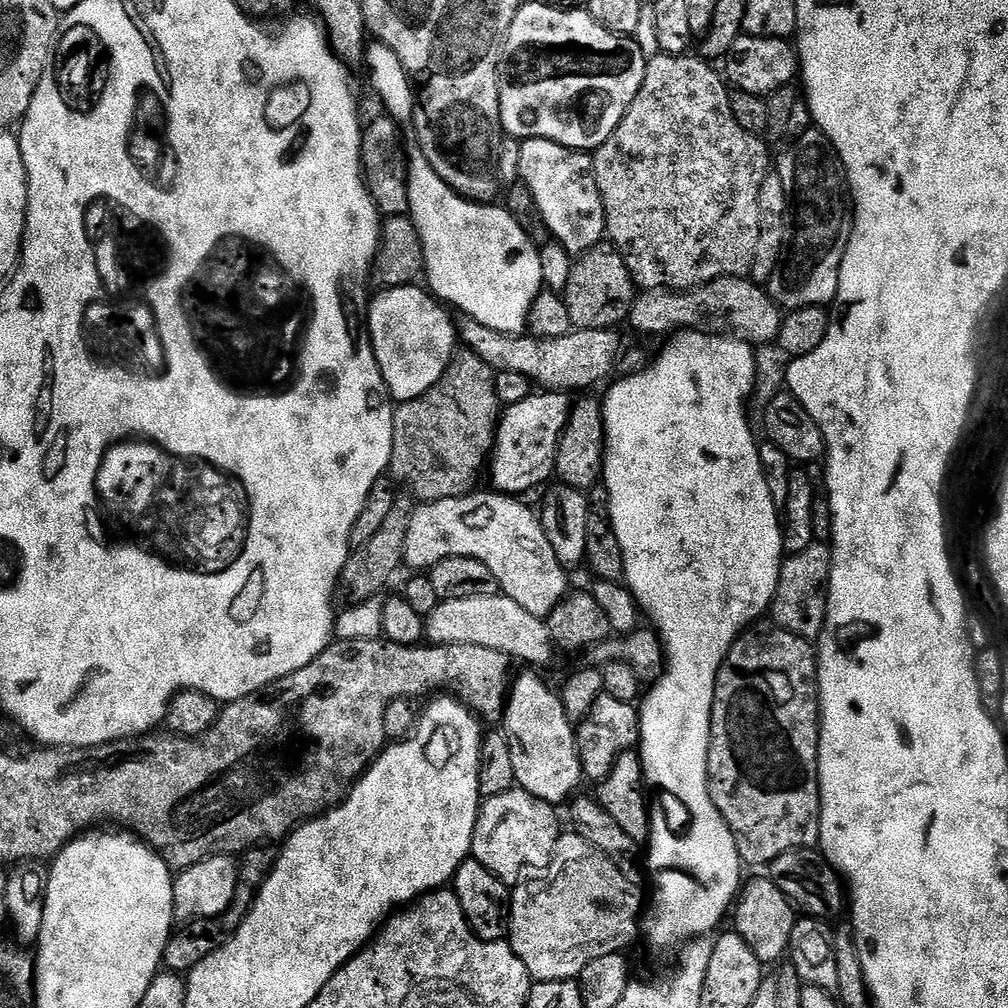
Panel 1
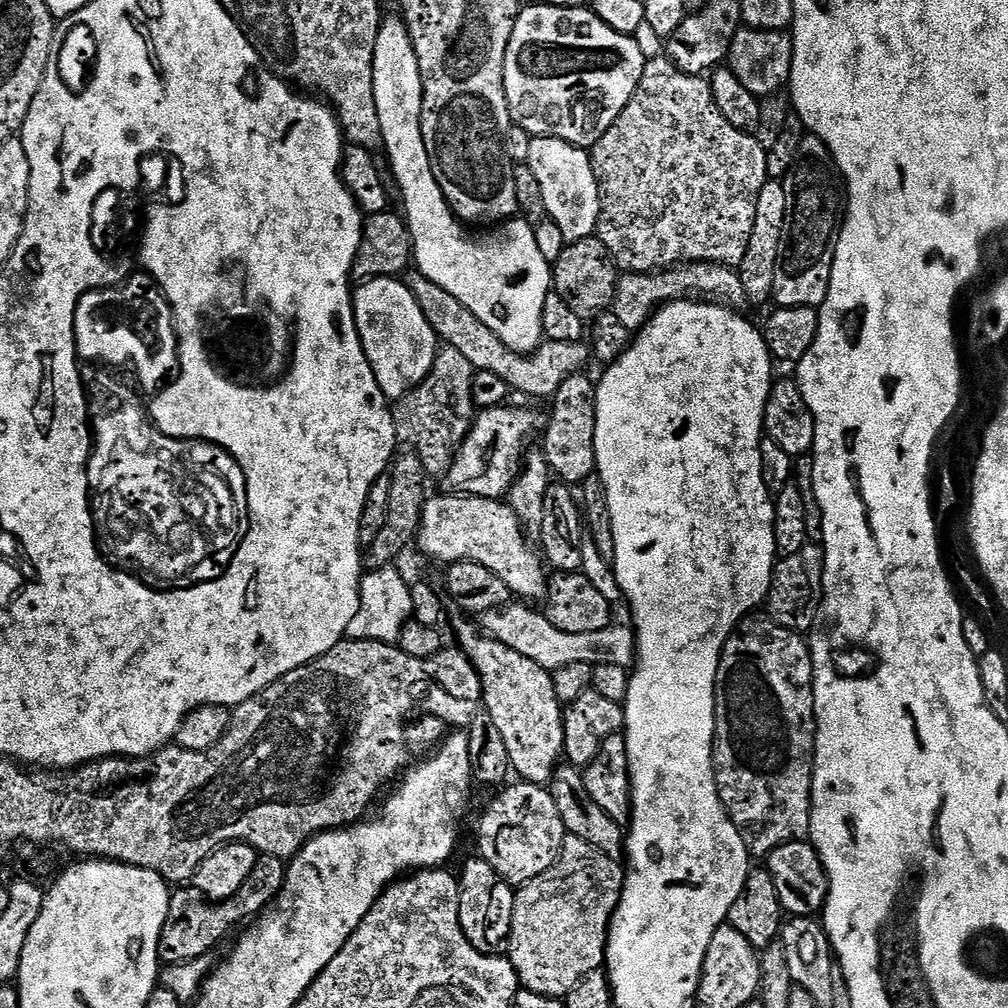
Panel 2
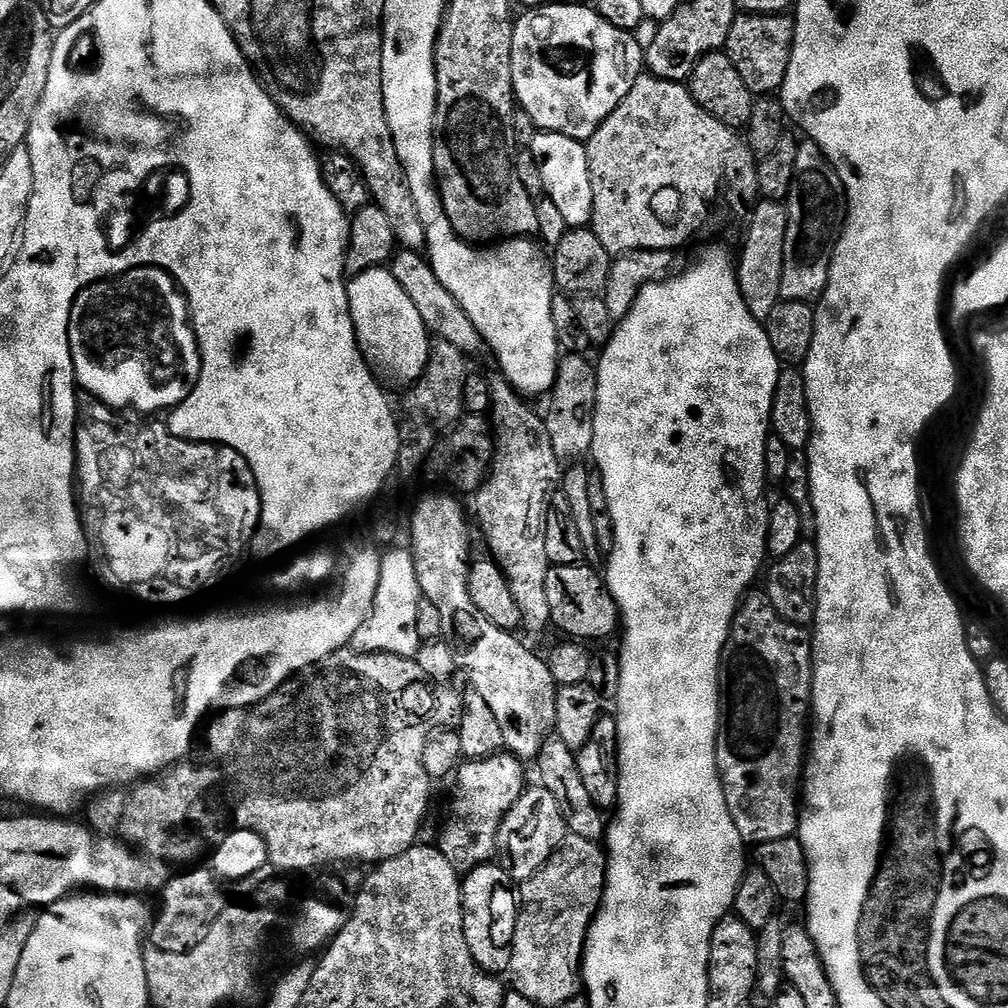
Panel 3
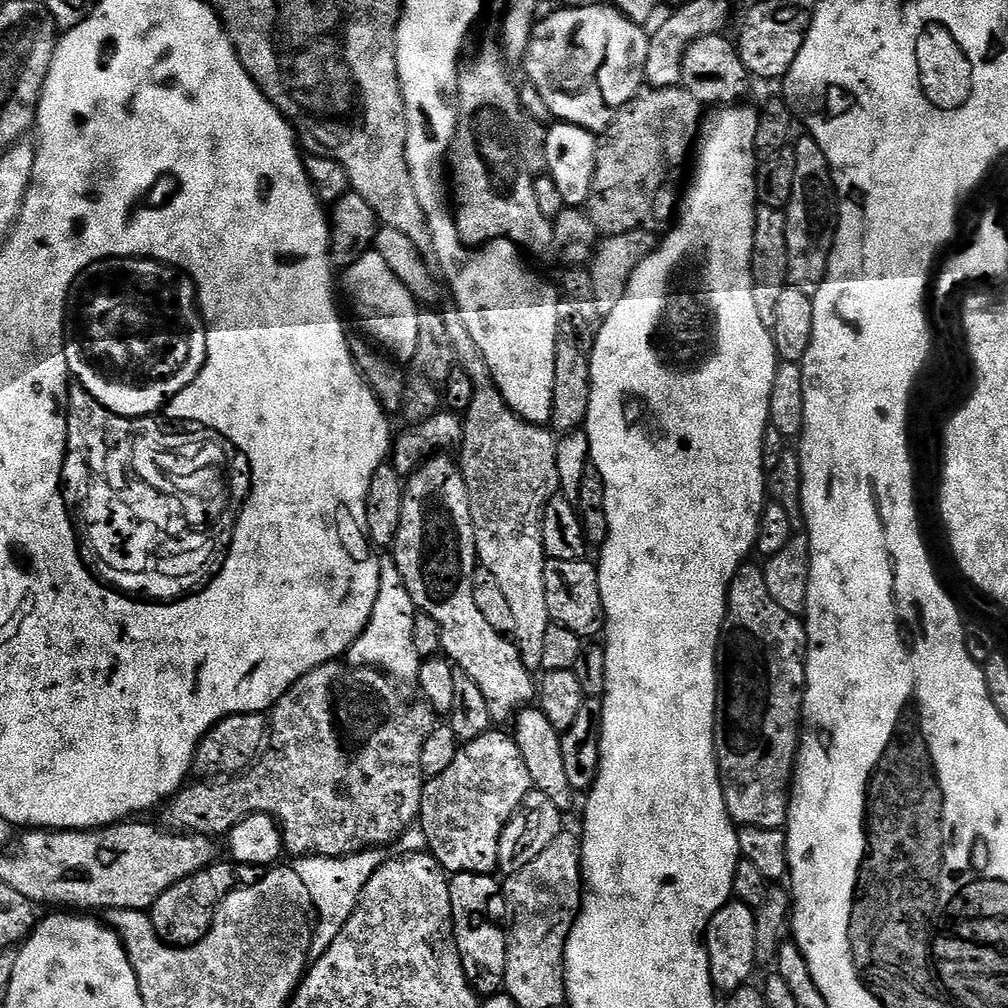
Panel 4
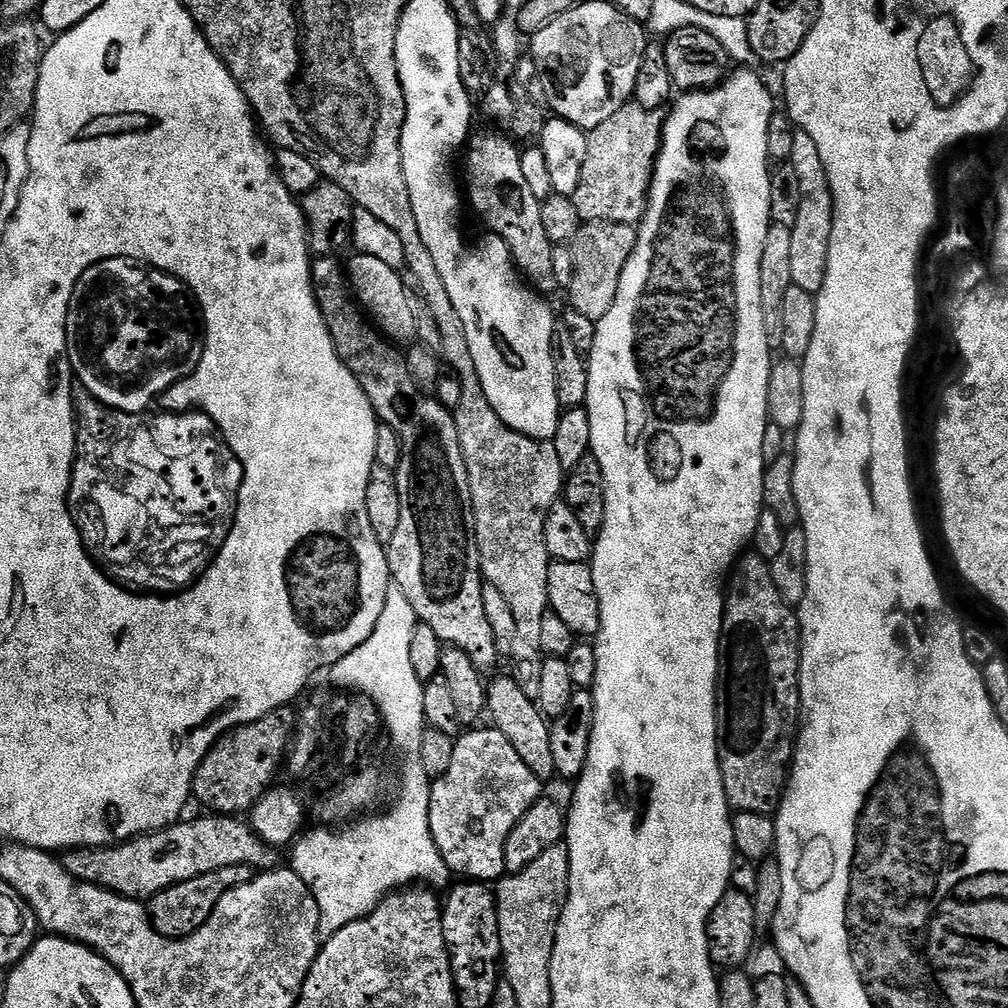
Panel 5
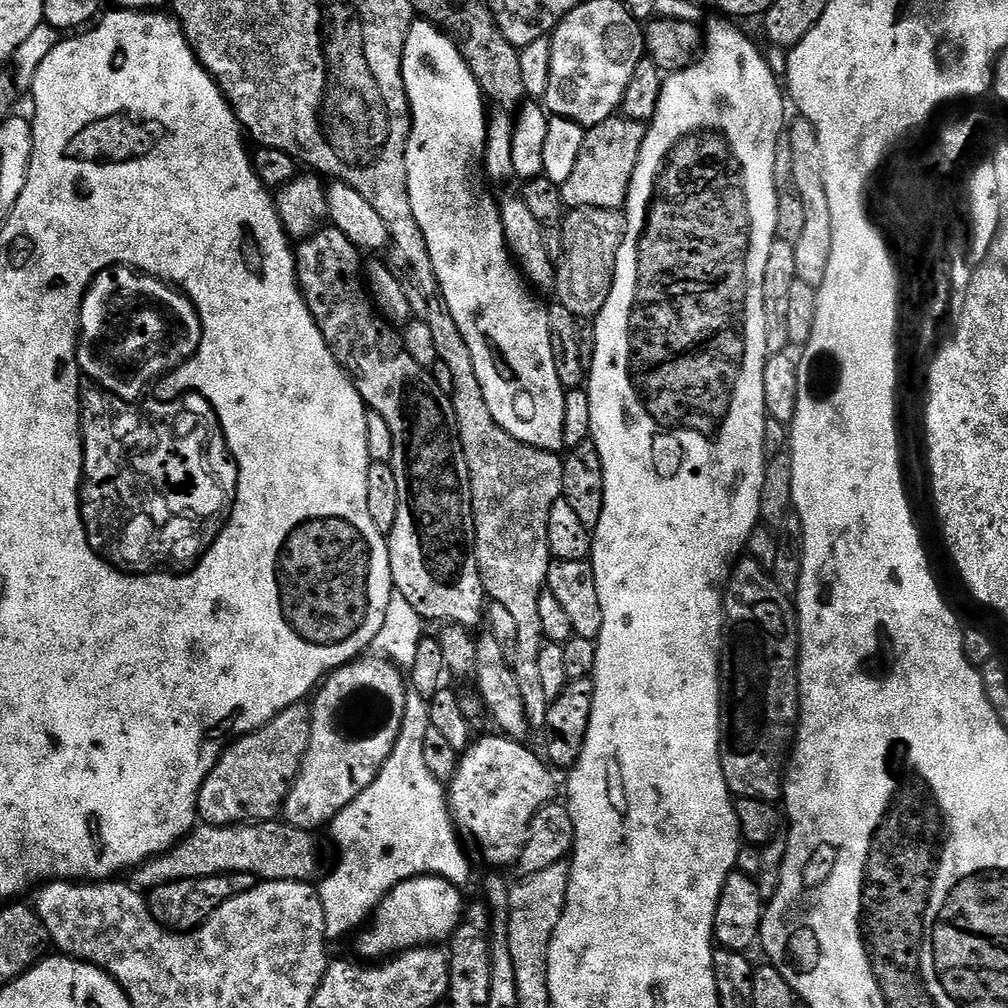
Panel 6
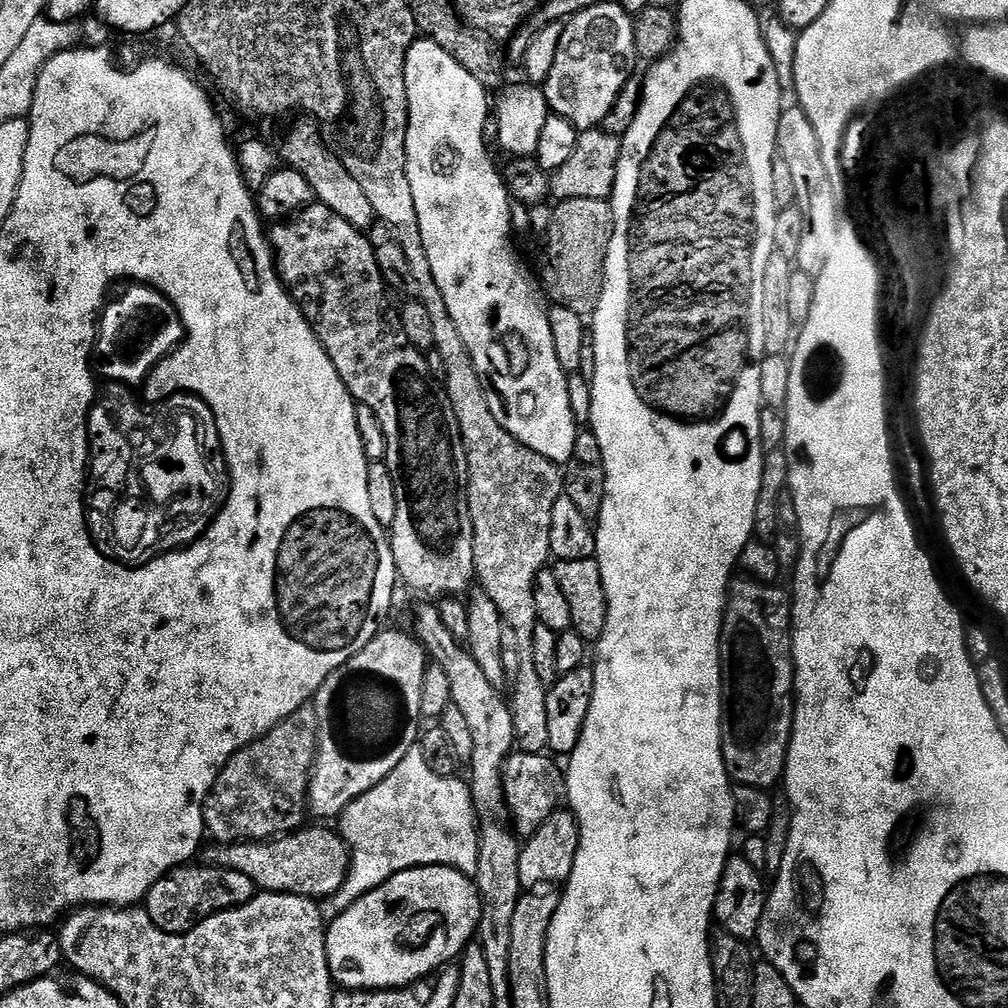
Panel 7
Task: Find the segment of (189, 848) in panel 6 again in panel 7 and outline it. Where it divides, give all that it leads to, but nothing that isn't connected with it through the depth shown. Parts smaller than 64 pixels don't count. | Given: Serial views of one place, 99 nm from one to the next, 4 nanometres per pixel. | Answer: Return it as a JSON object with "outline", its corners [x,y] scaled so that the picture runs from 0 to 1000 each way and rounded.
{"outline":[[[299,820],[269,833],[244,833],[232,837],[210,839],[205,856],[215,861],[227,861],[244,867],[258,885],[283,885],[289,889],[304,889],[314,895],[331,888],[345,870],[347,846],[341,830],[328,820]]]}

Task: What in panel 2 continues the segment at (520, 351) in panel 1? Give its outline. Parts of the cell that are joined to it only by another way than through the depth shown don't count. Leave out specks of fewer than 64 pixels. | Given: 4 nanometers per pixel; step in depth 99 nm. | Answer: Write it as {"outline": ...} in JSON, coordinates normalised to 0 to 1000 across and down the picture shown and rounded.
{"outline":[[[406,269],[403,281],[415,304],[419,304],[419,312],[423,312],[423,319],[427,319],[434,338],[454,347],[454,351],[459,351],[473,369],[486,367],[486,371],[494,371],[494,375],[498,375],[498,379],[502,379],[509,390],[517,389],[520,393],[543,398],[551,393],[554,383],[558,383],[562,375],[579,369],[583,357],[585,361],[585,345],[579,339],[540,337],[535,345],[523,351],[506,347],[506,343],[502,343],[502,339],[498,339],[498,335],[494,335],[494,331],[490,331],[482,319],[475,317],[469,310],[462,308],[462,304],[458,304],[458,300],[454,300],[454,296],[450,296],[450,292],[432,283],[418,270]]]}

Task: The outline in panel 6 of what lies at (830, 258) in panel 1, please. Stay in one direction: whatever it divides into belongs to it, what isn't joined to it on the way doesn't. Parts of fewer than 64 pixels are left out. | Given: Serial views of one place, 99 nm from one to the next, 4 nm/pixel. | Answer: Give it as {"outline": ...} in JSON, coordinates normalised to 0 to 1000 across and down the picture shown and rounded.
{"outline":[[[797,117],[781,128],[784,137],[784,150],[788,152],[785,182],[788,188],[796,196],[796,204],[800,204],[800,224],[796,224],[796,234],[788,239],[788,264],[790,276],[800,280],[804,285],[813,287],[815,276],[819,276],[819,264],[823,260],[823,244],[825,229],[823,228],[823,200],[819,196],[819,181],[815,181],[815,149],[812,146],[812,133],[808,133],[808,125]]]}

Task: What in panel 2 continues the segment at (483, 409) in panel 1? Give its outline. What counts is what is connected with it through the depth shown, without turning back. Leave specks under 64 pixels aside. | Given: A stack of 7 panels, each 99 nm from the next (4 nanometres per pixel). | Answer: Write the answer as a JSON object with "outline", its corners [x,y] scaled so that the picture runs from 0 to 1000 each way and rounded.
{"outline":[[[443,343],[438,344],[431,355],[431,363],[427,363],[427,371],[423,371],[423,375],[414,385],[408,385],[399,396],[388,402],[394,438],[413,449],[426,473],[439,473],[448,461],[448,455],[458,442],[462,431],[468,426],[468,419],[474,408],[470,399],[471,370],[472,366],[466,363],[465,357],[459,351],[454,351],[454,347]]]}

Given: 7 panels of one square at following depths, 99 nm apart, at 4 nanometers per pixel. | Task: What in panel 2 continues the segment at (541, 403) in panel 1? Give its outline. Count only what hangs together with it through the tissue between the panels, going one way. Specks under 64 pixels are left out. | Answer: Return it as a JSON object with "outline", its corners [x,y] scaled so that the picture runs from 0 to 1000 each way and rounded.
{"outline":[[[477,405],[468,419],[468,426],[462,431],[458,442],[452,447],[448,461],[438,473],[443,487],[458,492],[473,492],[487,496],[500,496],[516,473],[524,436],[528,429],[535,430],[542,417],[528,405]]]}

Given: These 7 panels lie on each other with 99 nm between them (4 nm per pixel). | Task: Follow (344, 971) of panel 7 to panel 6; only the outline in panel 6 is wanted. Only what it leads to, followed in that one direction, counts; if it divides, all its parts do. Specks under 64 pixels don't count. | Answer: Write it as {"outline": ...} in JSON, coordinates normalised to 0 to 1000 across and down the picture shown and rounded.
{"outline":[[[411,869],[391,879],[391,883],[379,891],[368,910],[369,922],[356,926],[358,929],[353,940],[361,947],[358,949],[381,950],[399,944],[402,940],[429,938],[443,934],[449,923],[456,918],[456,910],[462,900],[462,893],[456,890],[456,885],[453,878],[438,869]]]}

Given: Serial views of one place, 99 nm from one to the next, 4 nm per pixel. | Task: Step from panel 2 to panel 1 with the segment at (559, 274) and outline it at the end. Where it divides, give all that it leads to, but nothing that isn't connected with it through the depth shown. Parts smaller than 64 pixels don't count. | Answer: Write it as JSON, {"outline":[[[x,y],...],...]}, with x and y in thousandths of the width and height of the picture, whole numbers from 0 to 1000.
{"outline":[[[606,240],[591,242],[584,250],[570,255],[565,276],[558,289],[562,304],[565,308],[568,326],[607,327],[611,321],[619,321],[633,293],[633,283],[627,277],[617,252]]]}

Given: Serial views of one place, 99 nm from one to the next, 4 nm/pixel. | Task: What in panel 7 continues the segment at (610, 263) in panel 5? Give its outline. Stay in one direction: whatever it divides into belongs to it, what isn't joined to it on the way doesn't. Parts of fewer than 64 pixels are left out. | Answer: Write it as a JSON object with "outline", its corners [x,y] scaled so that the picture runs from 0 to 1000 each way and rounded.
{"outline":[[[565,196],[551,203],[550,218],[546,220],[544,233],[538,238],[540,258],[544,261],[540,266],[540,278],[538,274],[538,286],[548,302],[562,304],[562,308],[569,308],[569,312],[574,313],[586,314],[591,309],[599,287],[599,253],[603,251],[605,235],[607,235],[607,208],[603,198]]]}

